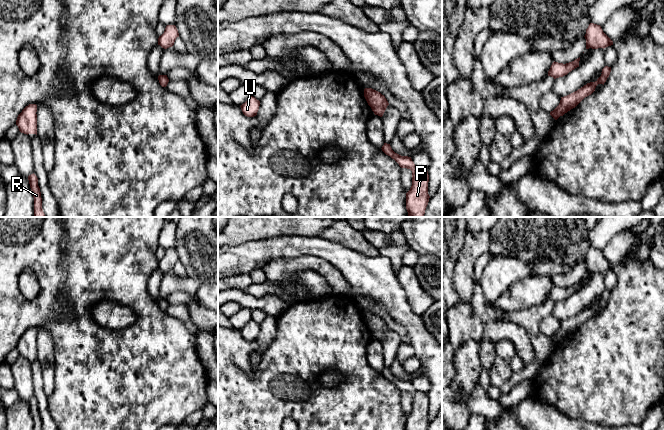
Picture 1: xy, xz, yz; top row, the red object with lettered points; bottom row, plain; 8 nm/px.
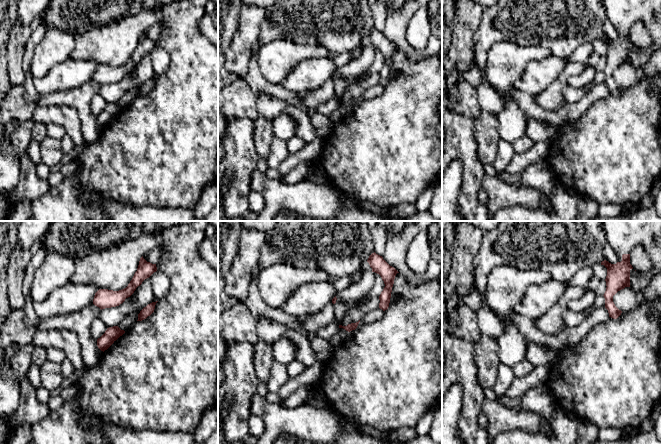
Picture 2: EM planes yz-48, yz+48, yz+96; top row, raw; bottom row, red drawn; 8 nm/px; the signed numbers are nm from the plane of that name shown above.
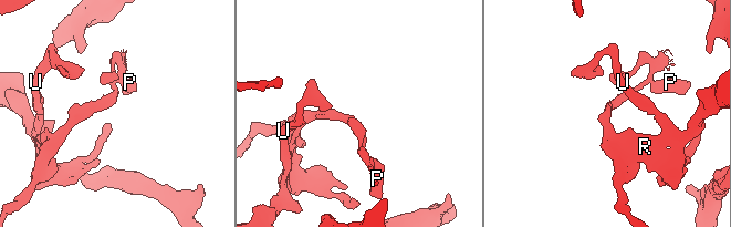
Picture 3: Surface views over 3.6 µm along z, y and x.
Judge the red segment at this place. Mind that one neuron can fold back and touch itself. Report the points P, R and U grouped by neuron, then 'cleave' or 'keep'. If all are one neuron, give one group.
P / R U | cleave

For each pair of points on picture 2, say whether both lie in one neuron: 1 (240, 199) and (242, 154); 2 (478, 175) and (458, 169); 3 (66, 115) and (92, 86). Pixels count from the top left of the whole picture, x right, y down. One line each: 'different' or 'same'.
1: same
2: different
3: different

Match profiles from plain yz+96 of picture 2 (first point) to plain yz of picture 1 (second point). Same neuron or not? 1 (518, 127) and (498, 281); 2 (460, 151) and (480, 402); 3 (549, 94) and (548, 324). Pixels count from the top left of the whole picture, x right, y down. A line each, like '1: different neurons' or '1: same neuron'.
1: same neuron
2: different neurons
3: different neurons

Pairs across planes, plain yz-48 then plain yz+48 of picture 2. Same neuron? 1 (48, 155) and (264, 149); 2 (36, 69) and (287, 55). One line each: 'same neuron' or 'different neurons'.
1: different neurons
2: same neuron

